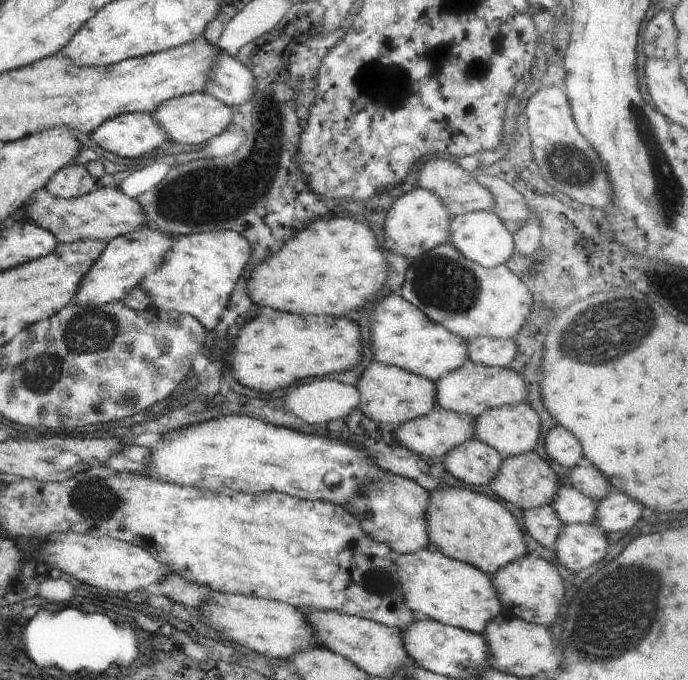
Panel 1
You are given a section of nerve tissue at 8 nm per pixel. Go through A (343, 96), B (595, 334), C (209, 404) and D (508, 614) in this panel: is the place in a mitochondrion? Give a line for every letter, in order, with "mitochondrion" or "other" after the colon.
A: other
B: mitochondrion
C: other
D: other

